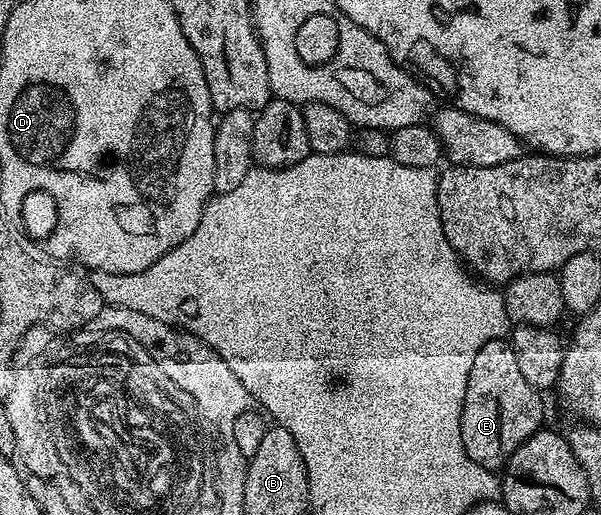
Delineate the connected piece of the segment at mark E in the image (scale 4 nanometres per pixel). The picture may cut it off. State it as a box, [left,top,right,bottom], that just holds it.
[461,340,545,472]

